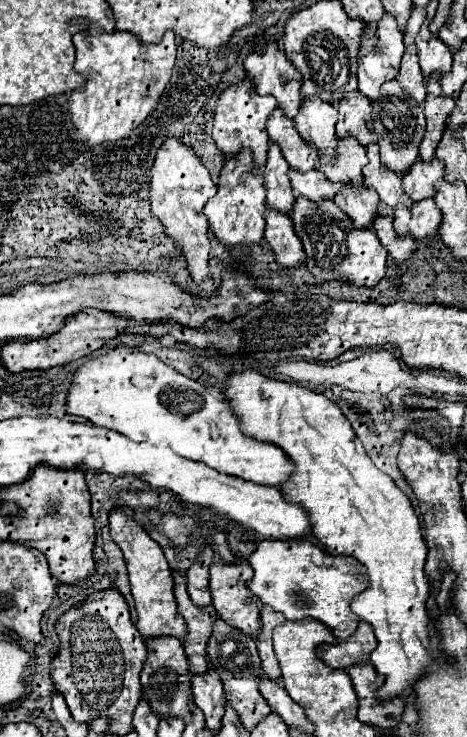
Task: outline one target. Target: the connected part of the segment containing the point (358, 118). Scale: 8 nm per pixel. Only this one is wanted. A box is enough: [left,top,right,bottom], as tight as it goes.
[337,92,377,146]

